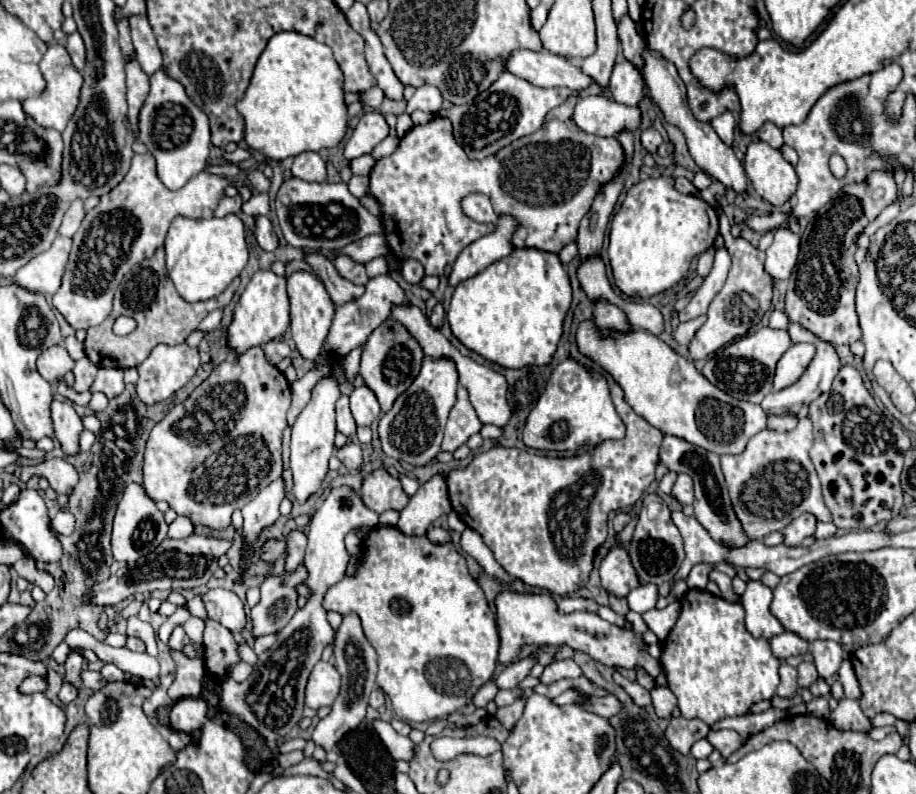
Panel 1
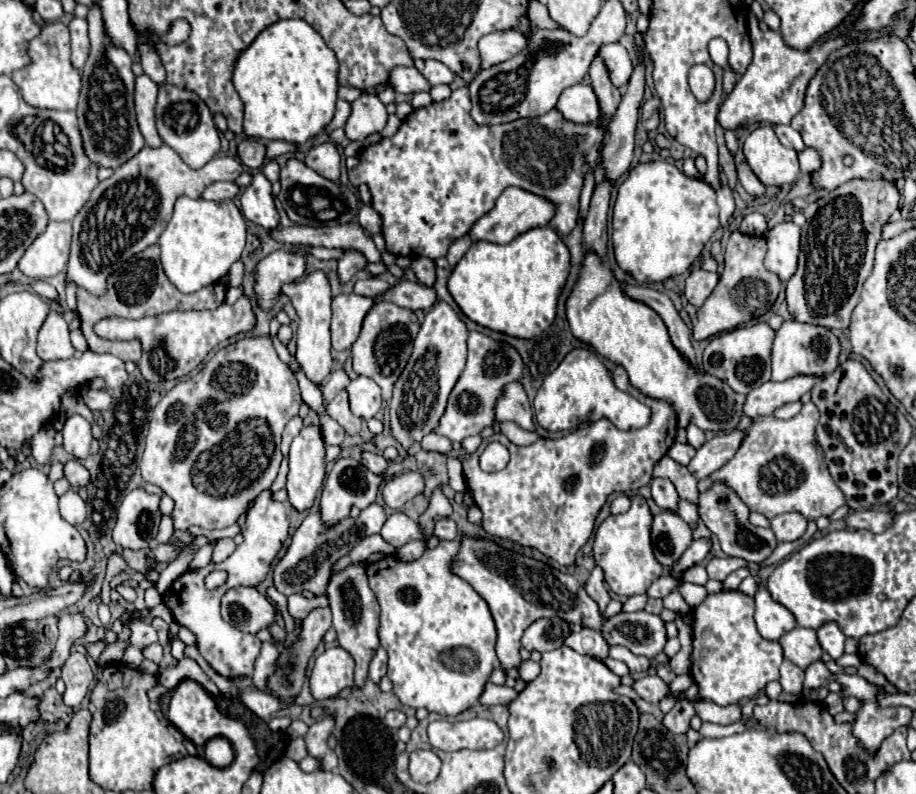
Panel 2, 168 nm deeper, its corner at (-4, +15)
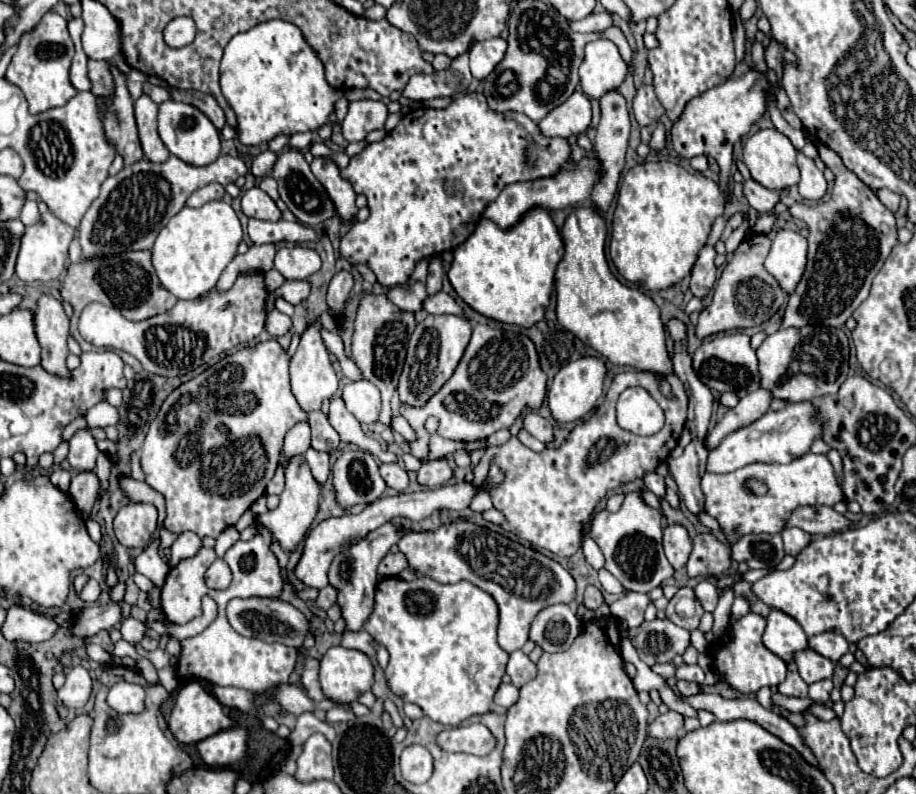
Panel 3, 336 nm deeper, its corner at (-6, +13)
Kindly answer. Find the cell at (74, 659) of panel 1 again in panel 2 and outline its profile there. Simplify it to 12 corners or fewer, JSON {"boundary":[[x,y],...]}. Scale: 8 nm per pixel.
{"boundary":[[70,653],[62,665],[62,695],[78,707],[94,681],[82,653]]}

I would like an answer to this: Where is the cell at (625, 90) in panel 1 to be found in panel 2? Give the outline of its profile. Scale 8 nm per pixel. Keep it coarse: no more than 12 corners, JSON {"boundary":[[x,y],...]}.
{"boundary":[[620,43],[602,45],[612,85],[622,87],[632,75],[632,61]]}

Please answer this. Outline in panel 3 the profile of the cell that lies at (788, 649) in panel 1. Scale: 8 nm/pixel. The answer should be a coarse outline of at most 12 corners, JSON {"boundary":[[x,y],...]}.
{"boundary":[[810,647],[794,653],[806,683],[832,677],[834,663]]}

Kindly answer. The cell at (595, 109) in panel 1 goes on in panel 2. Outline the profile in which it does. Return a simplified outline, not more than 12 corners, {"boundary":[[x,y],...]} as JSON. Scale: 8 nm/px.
{"boundary":[[582,83],[564,89],[554,109],[566,121],[596,123],[598,99]]}

